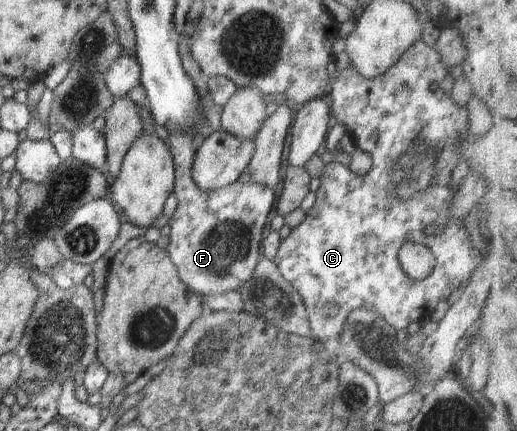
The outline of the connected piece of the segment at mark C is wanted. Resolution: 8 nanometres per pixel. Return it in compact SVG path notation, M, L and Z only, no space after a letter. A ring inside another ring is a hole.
M423 40L413 43L411 47L401 56L401 59L392 65L391 68L383 72L383 75L377 75L373 78L365 78L350 65L347 69L337 72L332 78L331 84L329 85L327 99L330 103L331 109L333 109L333 115L337 118L337 121L341 125L345 125L347 131L352 135L355 140L356 145L366 151L372 157L373 167L369 173L363 175L357 175L353 173L349 166L340 164L339 162L329 162L324 165L323 174L320 176L320 186L316 191L316 200L307 213L305 213L305 219L295 228L291 229L291 233L285 239L281 240L279 243L279 249L274 256L273 261L277 265L278 270L281 272L283 279L287 280L287 283L291 284L291 287L295 288L295 291L299 293L299 297L303 299L305 304L305 311L307 311L307 319L309 319L309 325L311 326L311 331L313 331L314 338L317 340L324 337L334 338L339 340L341 337L341 331L347 323L347 319L353 314L356 309L371 309L375 311L375 315L381 319L385 319L391 327L396 330L405 330L411 323L415 321L424 321L431 316L437 303L447 299L453 291L459 287L462 287L471 277L473 271L479 267L481 259L483 257L482 248L478 244L478 239L476 237L476 227L475 225L465 224L464 221L454 221L449 215L451 215L451 204L453 203L453 196L456 194L454 191L449 191L447 187L439 187L434 185L441 179L439 175L439 170L443 165L444 159L453 156L453 159L457 159L460 155L461 149L459 149L460 144L470 136L471 131L478 126L479 118L477 112L473 108L473 105L457 105L453 98L451 97L451 90L453 89L454 79L451 76L450 70L445 68L443 61L435 48L425 45ZM432 85L437 85L437 89L433 89ZM454 221L454 225L451 229L445 231L437 231L433 235L425 234L425 228L431 224L436 227L449 228L449 224ZM411 241L413 243L419 243L425 245L427 249L431 250L431 253L436 258L435 269L433 273L426 277L424 280L414 280L411 279L401 269L399 265L399 259L397 259L397 253L401 249L403 243ZM325 305L337 305L337 315L335 317L329 317L323 309Z

